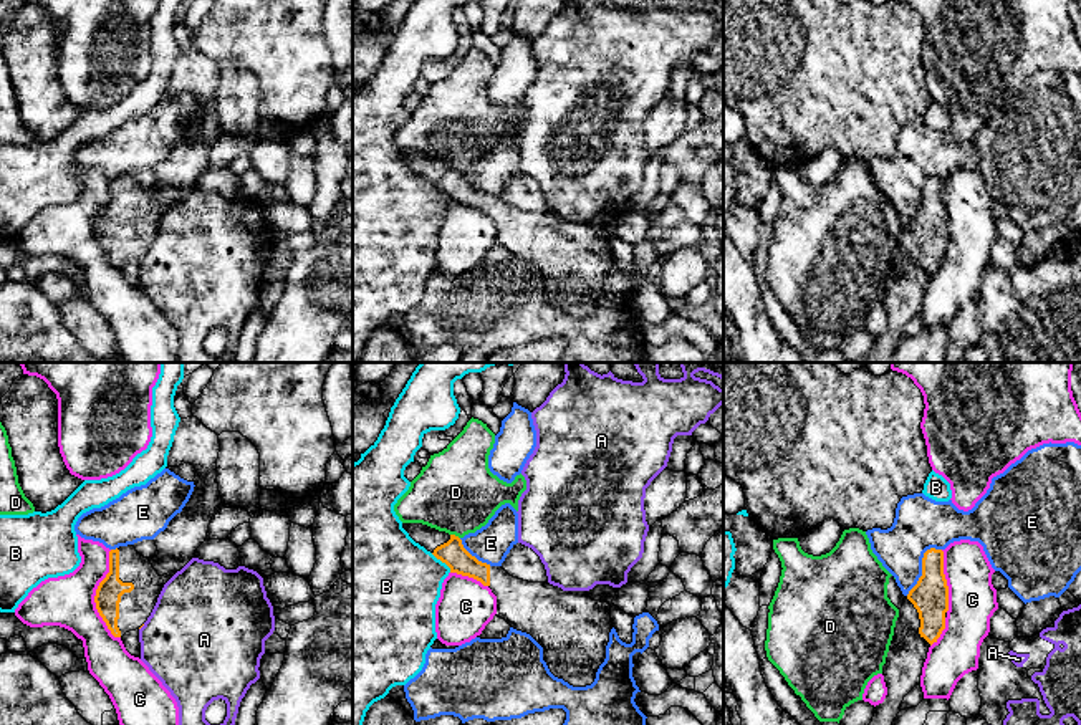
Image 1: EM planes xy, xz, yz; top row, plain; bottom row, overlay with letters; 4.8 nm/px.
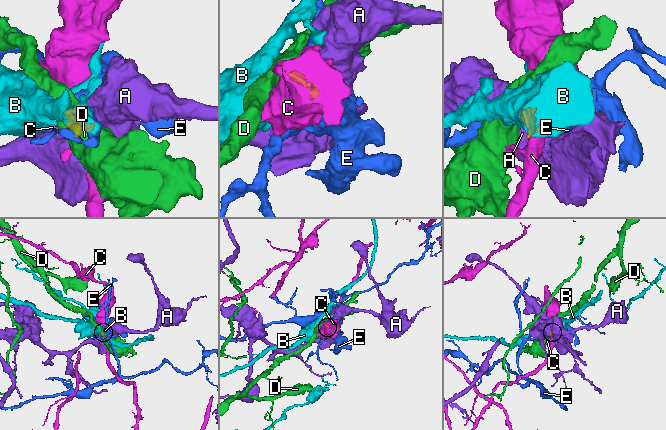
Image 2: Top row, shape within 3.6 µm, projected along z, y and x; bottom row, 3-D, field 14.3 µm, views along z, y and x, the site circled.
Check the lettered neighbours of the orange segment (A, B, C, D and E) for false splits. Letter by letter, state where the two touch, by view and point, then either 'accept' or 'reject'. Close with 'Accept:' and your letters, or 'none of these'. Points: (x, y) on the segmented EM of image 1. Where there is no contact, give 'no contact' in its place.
A: meets orange in xy at (141, 626); reject
B: meets orange in xz at (442, 561); reject
C: meets orange in xy at (95, 596); reject
D: meets orange in xz at (454, 535); reject
E: meets orange in yz at (922, 566); reject
Accept: none of these

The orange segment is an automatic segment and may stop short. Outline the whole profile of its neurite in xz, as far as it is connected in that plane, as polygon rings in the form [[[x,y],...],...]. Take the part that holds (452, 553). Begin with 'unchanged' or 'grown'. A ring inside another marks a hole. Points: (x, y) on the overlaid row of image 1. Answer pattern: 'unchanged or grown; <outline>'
grown; [[[402,523],[409,536],[450,568],[450,573],[473,578],[497,596],[497,616],[513,629],[530,634],[543,647],[550,672],[573,687],[591,685],[606,659],[613,629],[611,604],[594,601],[586,591],[563,591],[550,583],[528,583],[510,576],[502,566],[490,566],[472,556],[455,535],[422,523]]]

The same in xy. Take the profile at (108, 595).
grown; [[[132,545],[109,551],[109,573],[94,596],[96,609],[114,637],[141,629],[164,584],[175,573],[159,576]]]

